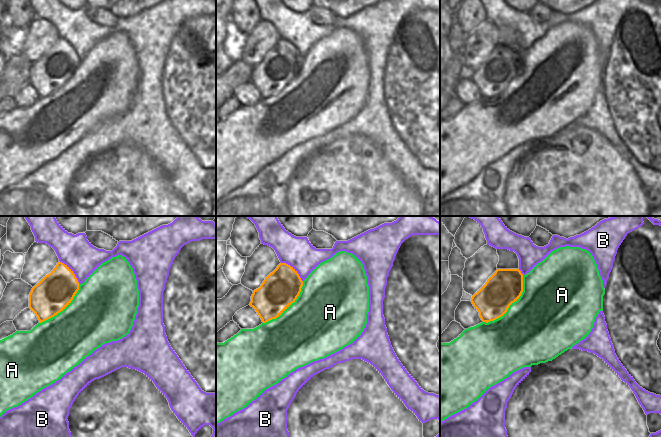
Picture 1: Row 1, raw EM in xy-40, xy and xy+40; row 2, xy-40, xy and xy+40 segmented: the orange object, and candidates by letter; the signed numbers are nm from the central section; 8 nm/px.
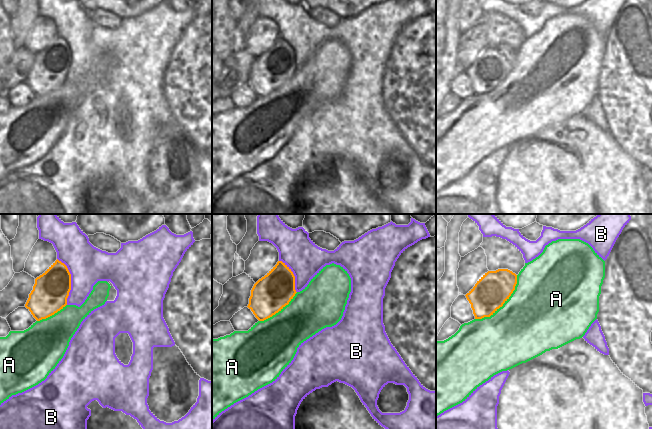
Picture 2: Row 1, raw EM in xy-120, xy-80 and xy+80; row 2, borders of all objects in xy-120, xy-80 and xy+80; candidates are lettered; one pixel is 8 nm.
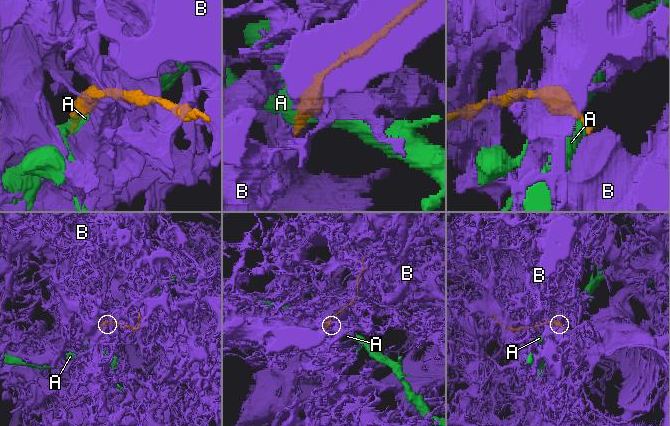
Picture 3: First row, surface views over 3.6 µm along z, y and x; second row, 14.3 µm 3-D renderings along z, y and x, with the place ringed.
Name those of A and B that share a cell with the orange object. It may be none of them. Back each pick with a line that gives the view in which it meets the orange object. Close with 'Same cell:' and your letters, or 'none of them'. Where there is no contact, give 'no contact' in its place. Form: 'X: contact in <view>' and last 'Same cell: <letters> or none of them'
Same cell: none of them

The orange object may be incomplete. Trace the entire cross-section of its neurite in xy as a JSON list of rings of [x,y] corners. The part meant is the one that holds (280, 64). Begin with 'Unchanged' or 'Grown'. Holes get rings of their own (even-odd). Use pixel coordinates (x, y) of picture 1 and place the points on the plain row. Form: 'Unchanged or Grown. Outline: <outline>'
Unchanged. Outline: [[[280,39],[270,49],[261,62],[253,67],[250,82],[257,88],[263,99],[279,93],[292,79],[295,78],[301,68],[303,57],[297,47],[286,39]]]

